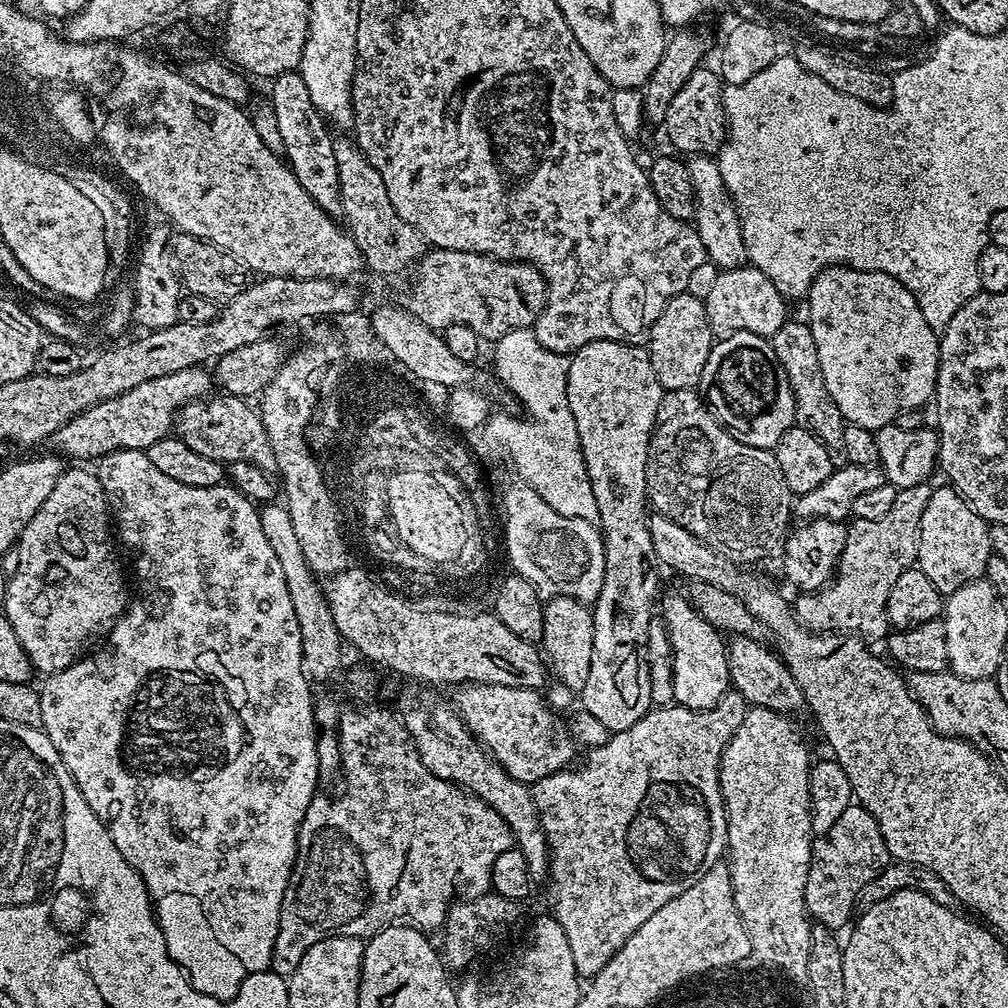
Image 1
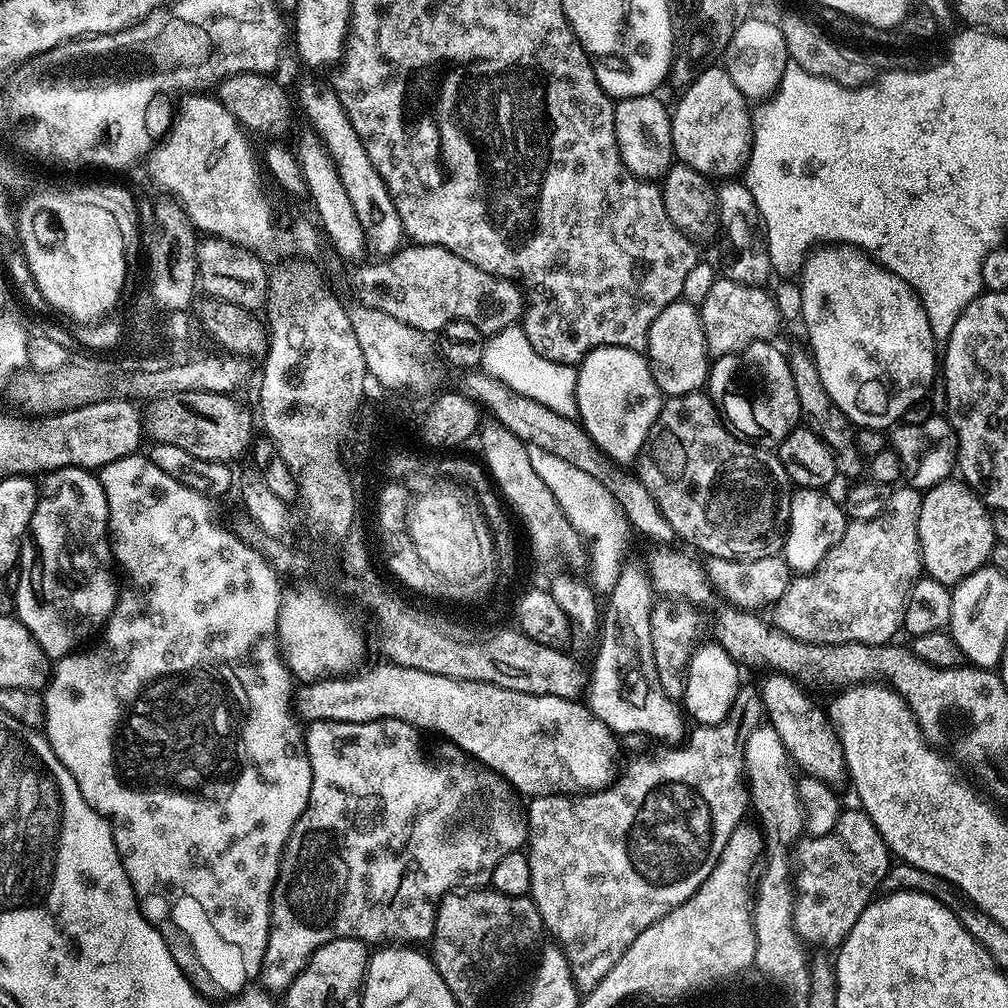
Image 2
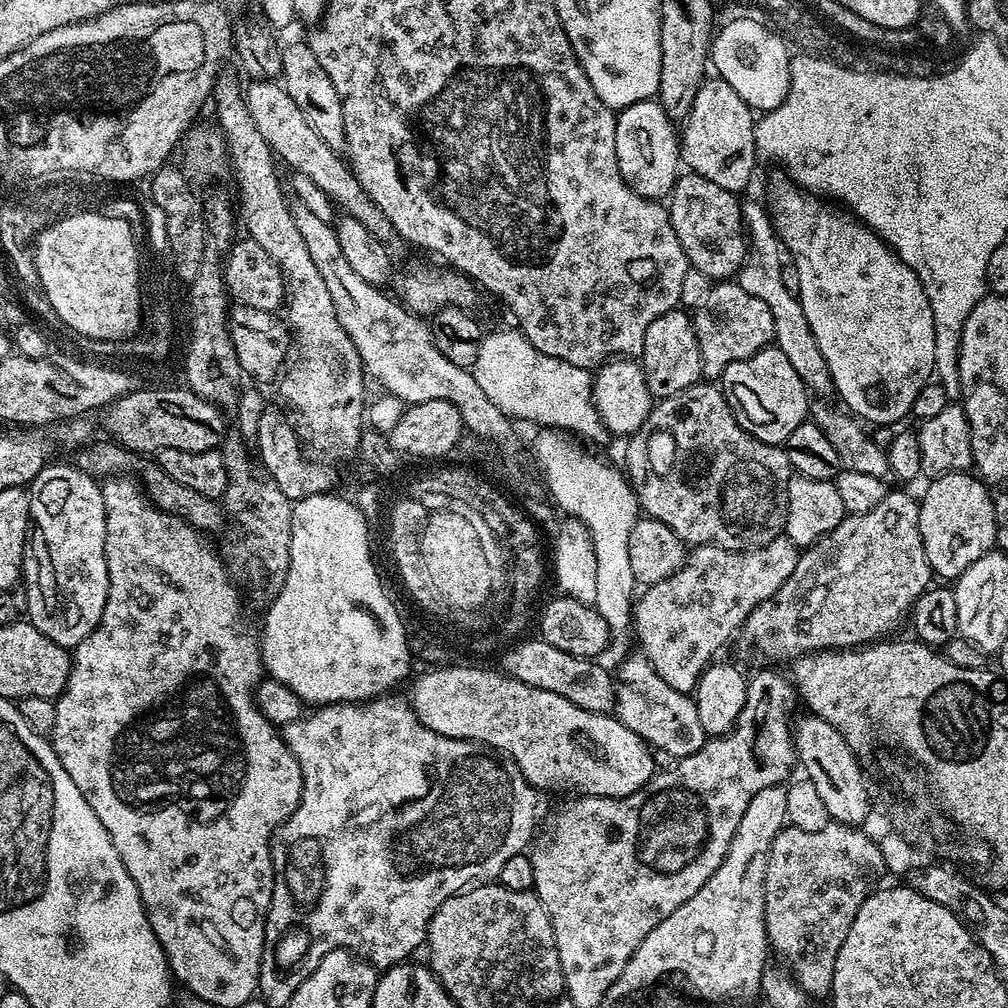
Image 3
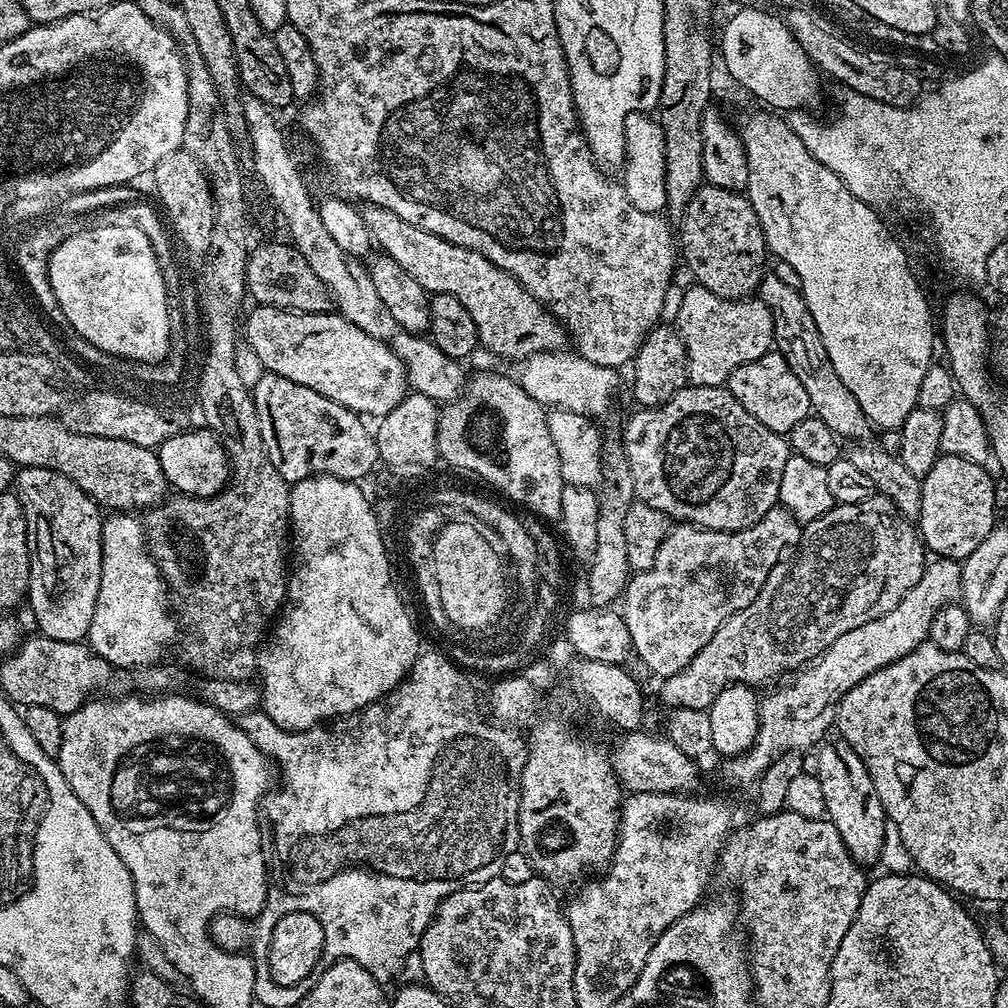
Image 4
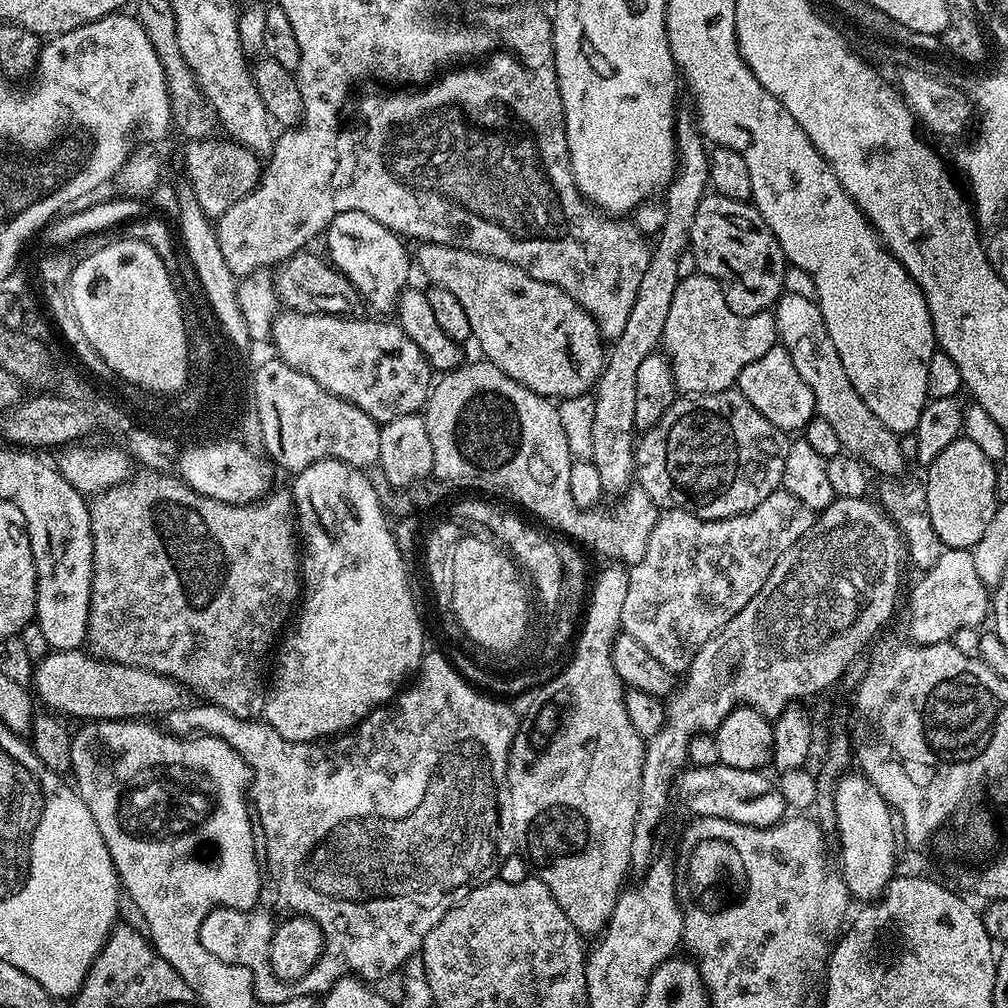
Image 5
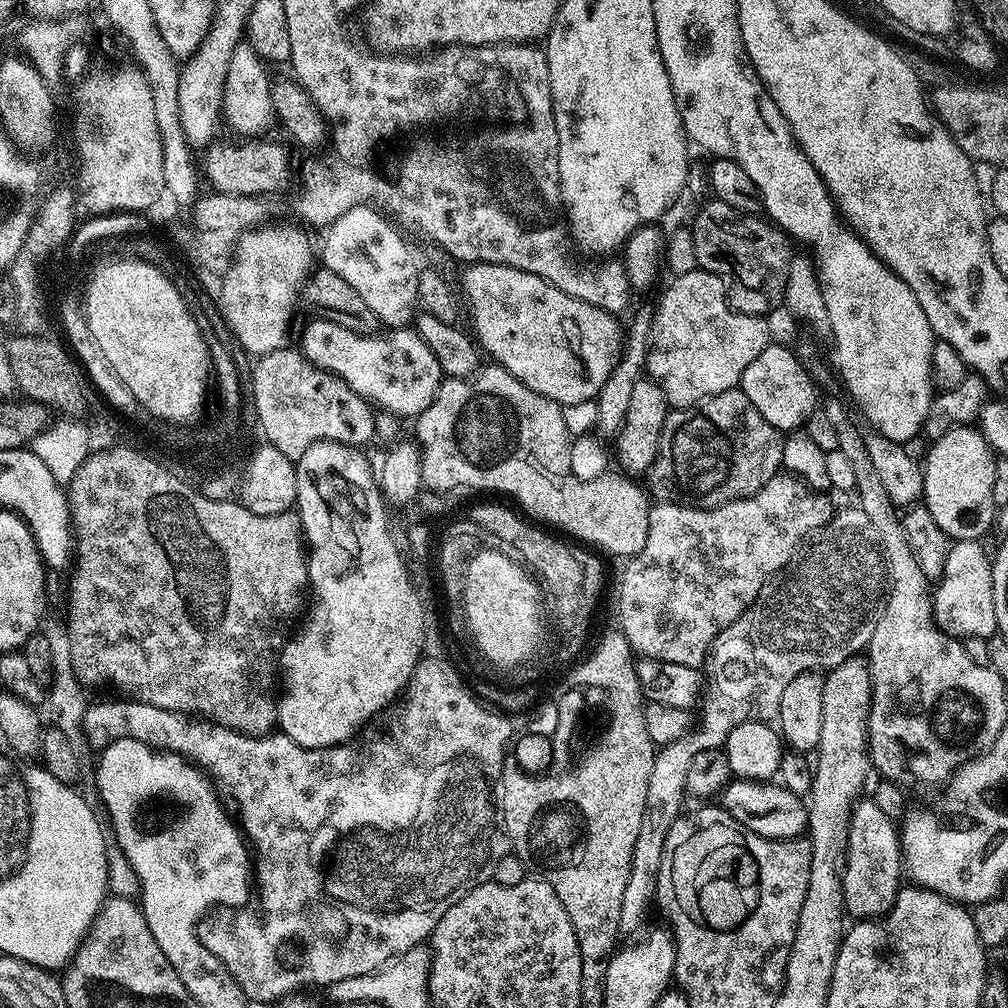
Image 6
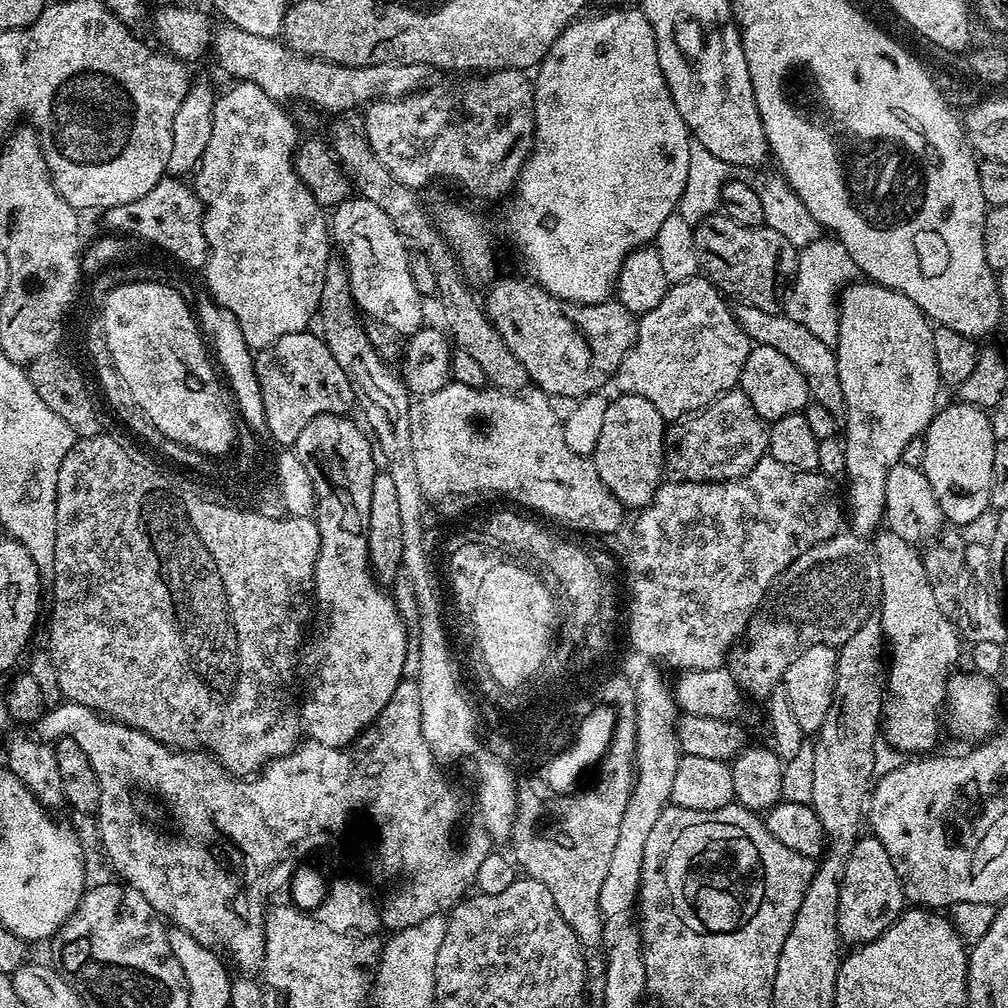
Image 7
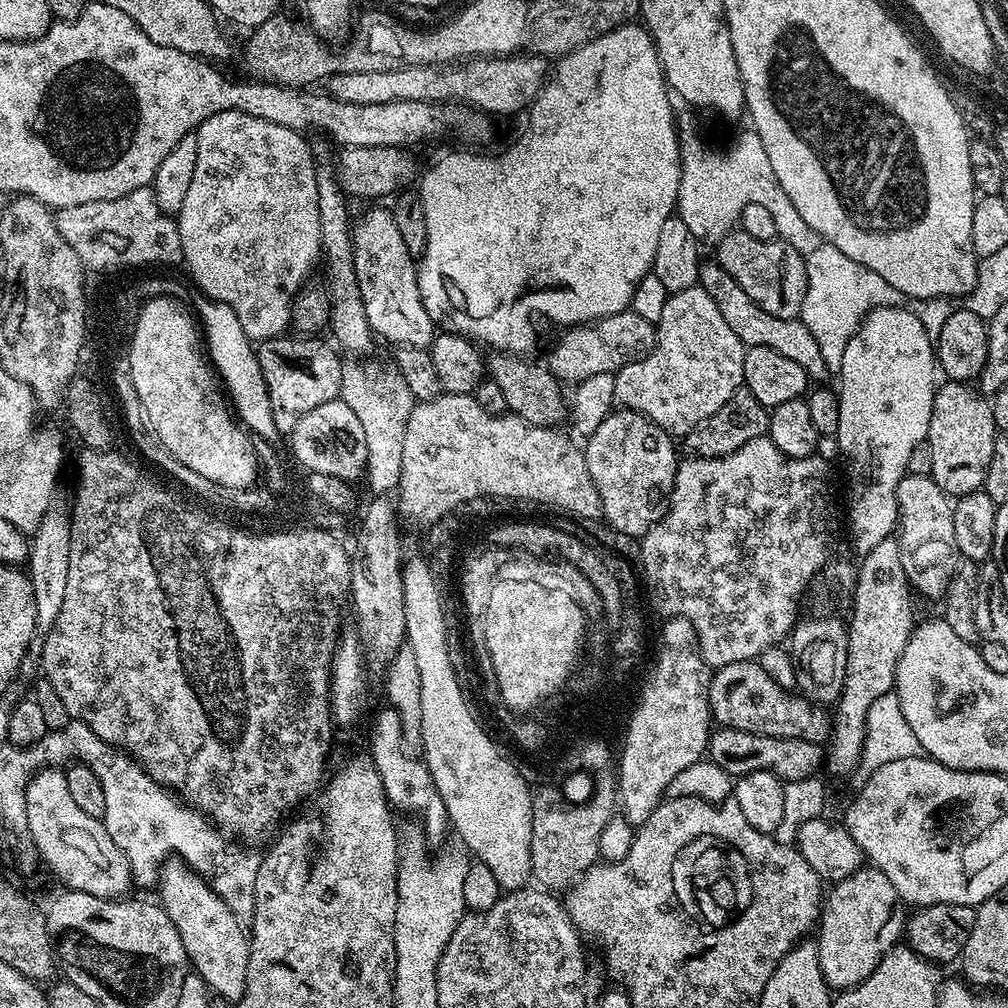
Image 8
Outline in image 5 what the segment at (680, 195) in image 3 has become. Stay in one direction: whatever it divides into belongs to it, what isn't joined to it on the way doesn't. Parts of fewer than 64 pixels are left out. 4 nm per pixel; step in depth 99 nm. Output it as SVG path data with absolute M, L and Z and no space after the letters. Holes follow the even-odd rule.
M706 194L702 202L698 202L688 243L697 259L697 273L720 283L726 306L730 306L734 314L753 316L767 312L775 309L777 300L785 295L784 251L755 204Z

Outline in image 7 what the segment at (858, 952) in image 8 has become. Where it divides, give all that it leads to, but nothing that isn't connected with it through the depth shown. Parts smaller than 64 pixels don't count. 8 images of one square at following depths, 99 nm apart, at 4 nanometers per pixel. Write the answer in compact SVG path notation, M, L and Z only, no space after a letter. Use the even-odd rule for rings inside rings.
M861 835L854 850L850 850L838 898L838 930L841 941L848 946L868 944L881 936L895 920L899 920L900 913L905 908L904 881L890 854L886 854L886 846L882 846L876 836Z

